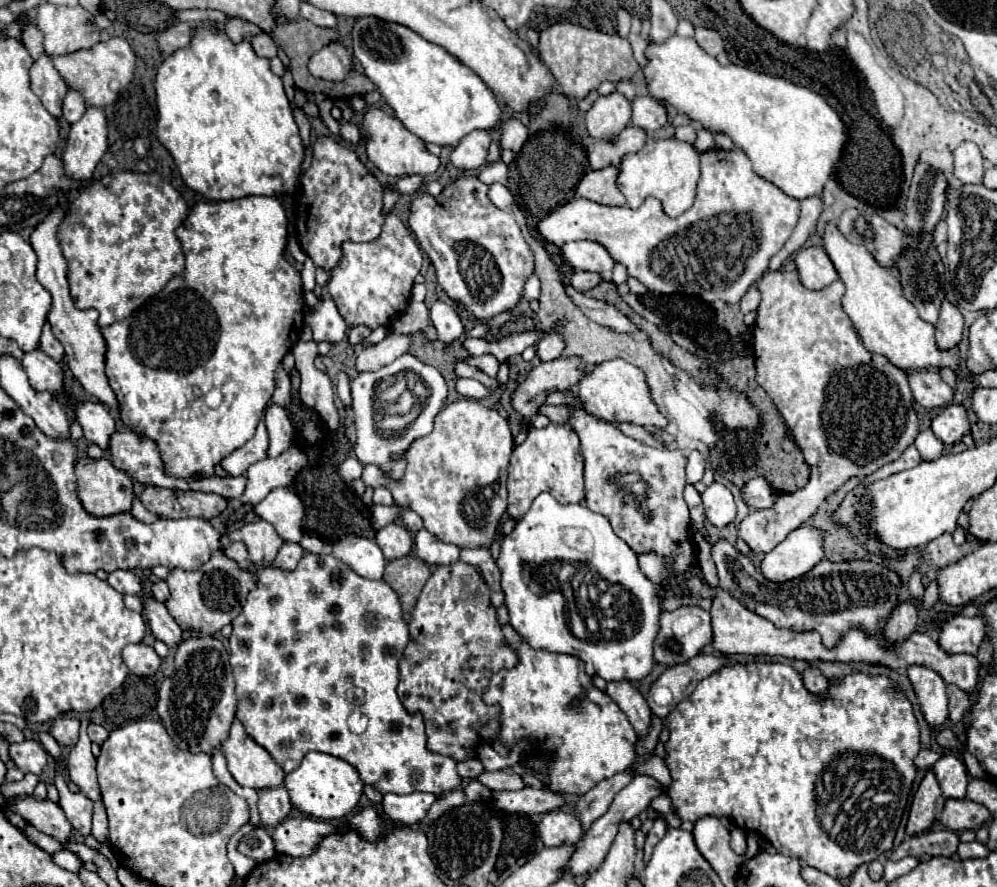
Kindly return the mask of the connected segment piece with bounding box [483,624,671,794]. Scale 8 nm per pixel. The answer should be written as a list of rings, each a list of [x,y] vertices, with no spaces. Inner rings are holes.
[[[509,624],[503,626],[503,640],[515,650],[519,662],[515,668],[503,668],[489,680],[489,686],[483,694],[483,702],[487,706],[499,706],[499,740],[507,750],[511,750],[517,742],[525,738],[535,742],[535,756],[541,756],[547,762],[549,790],[559,794],[585,794],[601,780],[613,776],[613,772],[625,772],[625,768],[633,768],[633,774],[653,772],[653,776],[657,776],[657,780],[661,782],[663,790],[671,786],[671,774],[662,758],[654,755],[645,762],[637,762],[634,746],[637,734],[633,726],[629,724],[621,708],[605,692],[593,686],[591,678],[585,674],[585,664],[581,658],[529,648],[529,644],[525,644]]]

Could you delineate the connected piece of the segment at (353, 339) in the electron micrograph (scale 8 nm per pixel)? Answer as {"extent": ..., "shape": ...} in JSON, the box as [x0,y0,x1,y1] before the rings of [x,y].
{"extent":[349,326,369,344],"shape":[[[355,326],[355,328],[349,328],[349,344],[359,344],[359,342],[363,342],[365,338],[369,336],[369,328],[365,328],[365,326]]]}

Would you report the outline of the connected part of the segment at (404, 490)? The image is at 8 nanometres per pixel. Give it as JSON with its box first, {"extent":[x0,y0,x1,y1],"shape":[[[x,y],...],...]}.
{"extent":[361,400,513,548],"shape":[[[457,400],[447,404],[433,420],[433,432],[425,438],[417,438],[403,452],[407,462],[405,474],[401,480],[393,480],[387,472],[383,472],[375,464],[367,464],[363,468],[361,480],[365,486],[385,486],[389,488],[397,506],[417,512],[423,518],[425,530],[435,534],[439,540],[455,544],[459,548],[479,548],[491,546],[495,530],[499,526],[499,518],[507,510],[507,466],[509,456],[513,452],[513,438],[507,420],[503,420],[497,410],[483,406],[477,400]]]}

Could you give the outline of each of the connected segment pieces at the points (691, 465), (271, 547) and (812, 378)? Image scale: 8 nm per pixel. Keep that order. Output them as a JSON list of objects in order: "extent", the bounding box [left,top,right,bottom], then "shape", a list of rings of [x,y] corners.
[{"extent":[685,450,705,484],"shape":[[[693,450],[687,454],[687,466],[685,466],[685,472],[687,472],[687,484],[695,484],[703,478],[703,472],[705,472],[705,460],[701,456],[701,452]]]},{"extent":[229,520,283,570],"shape":[[[265,520],[243,524],[243,528],[233,530],[229,534],[233,534],[233,542],[243,542],[247,546],[249,564],[255,570],[267,568],[283,546],[283,540],[275,532],[275,528]]]},{"extent":[739,270,919,554],"shape":[[[777,270],[765,272],[765,276],[757,282],[757,288],[761,292],[761,304],[757,308],[759,316],[753,328],[757,384],[777,406],[811,470],[809,484],[803,490],[781,494],[773,508],[751,510],[741,522],[739,538],[755,554],[767,554],[783,542],[793,528],[807,522],[825,498],[841,488],[849,478],[869,476],[883,464],[897,460],[905,448],[915,442],[919,422],[913,410],[913,394],[905,380],[905,372],[893,366],[885,356],[869,352],[857,336],[853,322],[843,312],[841,296],[845,294],[845,284],[841,284],[841,280],[823,290],[807,290],[801,286],[797,270]]]}]

